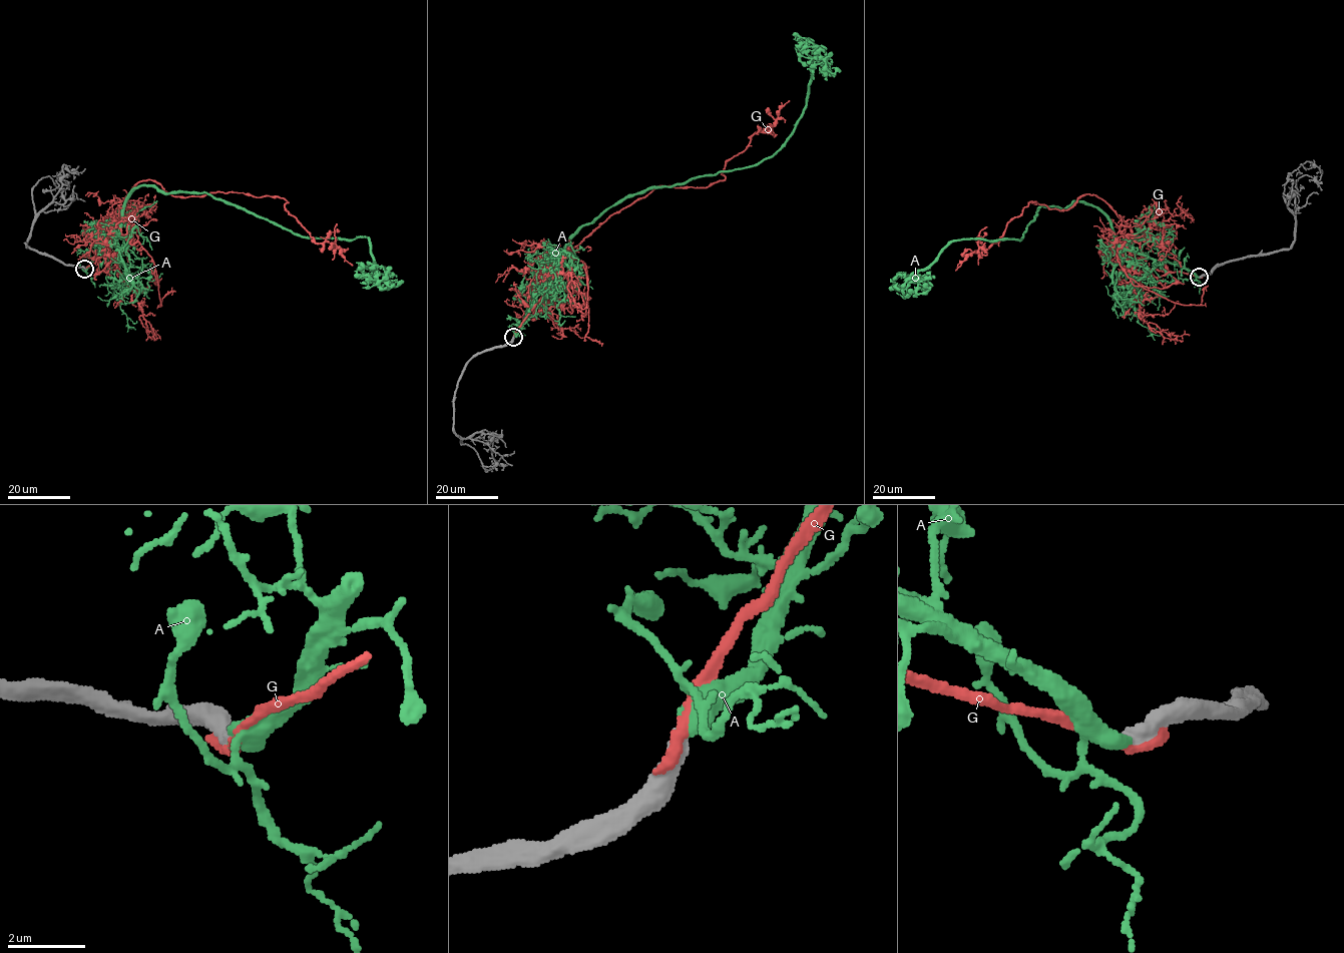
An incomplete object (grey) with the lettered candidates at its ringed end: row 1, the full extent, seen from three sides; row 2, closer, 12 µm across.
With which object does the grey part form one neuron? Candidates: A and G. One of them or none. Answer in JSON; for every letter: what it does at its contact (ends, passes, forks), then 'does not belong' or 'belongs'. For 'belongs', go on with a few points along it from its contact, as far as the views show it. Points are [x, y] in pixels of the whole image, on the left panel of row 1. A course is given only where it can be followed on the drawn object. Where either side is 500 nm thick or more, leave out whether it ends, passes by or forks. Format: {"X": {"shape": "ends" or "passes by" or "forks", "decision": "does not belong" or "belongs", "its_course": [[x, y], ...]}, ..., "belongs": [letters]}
{"A": {"shape": "ends", "decision": "belongs", "its_course": [[84, 269], [119, 228], [127, 198], [147, 185], [206, 192], [300, 234], [364, 235], [387, 288], [395, 283]]}, "G": {"decision": "does not belong"}, "belongs": ["A"]}

